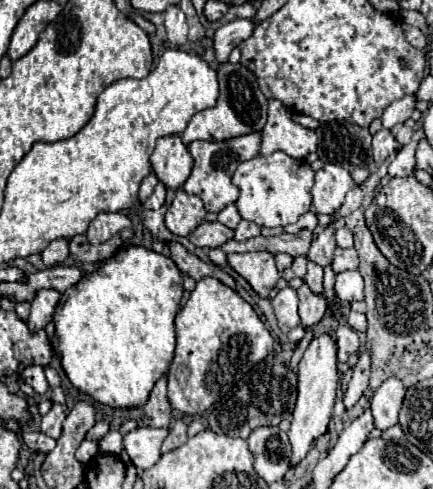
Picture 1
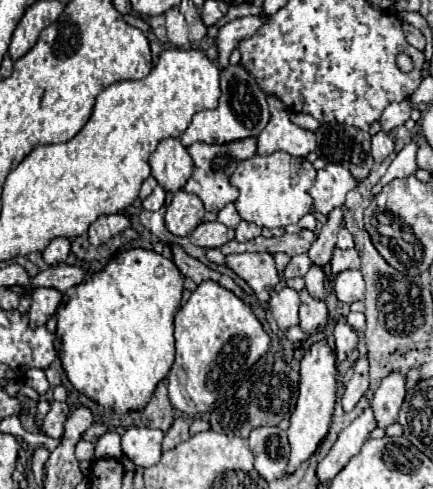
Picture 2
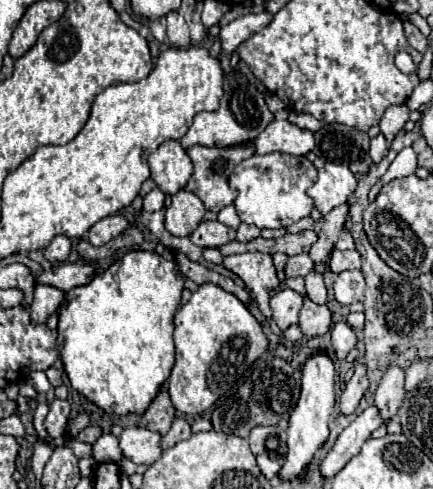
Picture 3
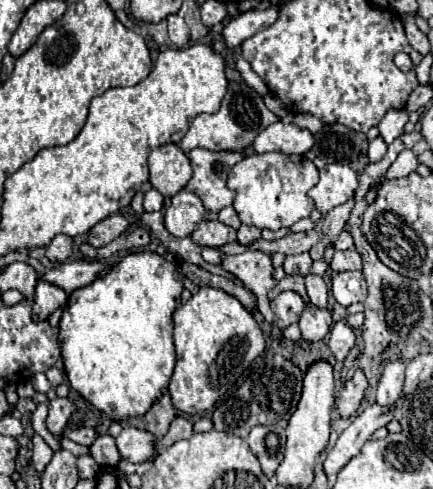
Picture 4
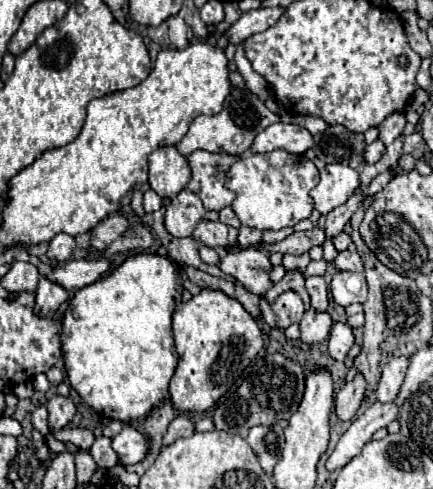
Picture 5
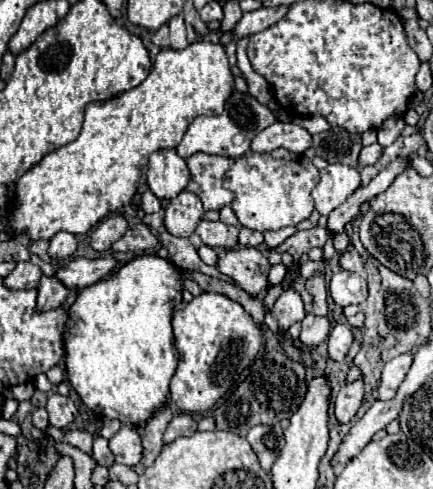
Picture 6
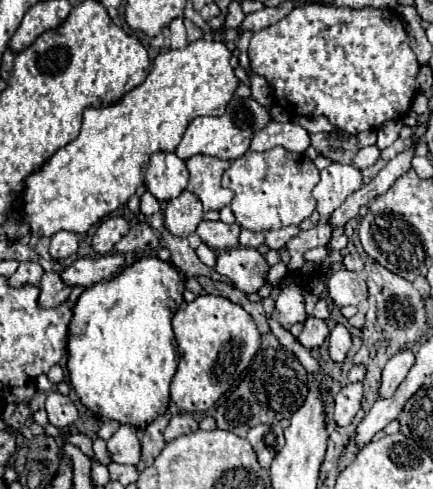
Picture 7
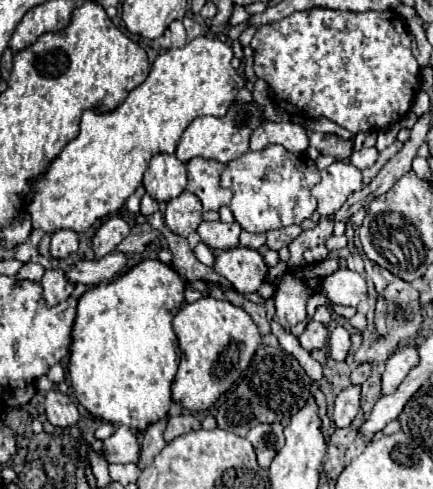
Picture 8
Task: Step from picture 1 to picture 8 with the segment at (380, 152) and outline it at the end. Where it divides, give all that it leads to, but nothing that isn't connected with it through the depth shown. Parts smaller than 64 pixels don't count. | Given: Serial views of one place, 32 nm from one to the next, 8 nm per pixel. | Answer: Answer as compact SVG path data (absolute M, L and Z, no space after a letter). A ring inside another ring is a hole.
M362 148L362 150L352 154L350 164L354 164L358 170L364 170L364 168L372 166L376 162L376 158L378 158L378 150L376 148Z

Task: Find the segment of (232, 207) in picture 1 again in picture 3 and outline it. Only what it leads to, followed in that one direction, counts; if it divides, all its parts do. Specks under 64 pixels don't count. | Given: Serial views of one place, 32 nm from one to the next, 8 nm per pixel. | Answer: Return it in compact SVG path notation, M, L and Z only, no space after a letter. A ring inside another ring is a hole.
M232 204L220 210L218 220L220 220L222 224L230 226L230 228L238 228L238 224L240 224L240 218L238 218L238 214L236 214L236 210L234 210L234 206L232 206Z

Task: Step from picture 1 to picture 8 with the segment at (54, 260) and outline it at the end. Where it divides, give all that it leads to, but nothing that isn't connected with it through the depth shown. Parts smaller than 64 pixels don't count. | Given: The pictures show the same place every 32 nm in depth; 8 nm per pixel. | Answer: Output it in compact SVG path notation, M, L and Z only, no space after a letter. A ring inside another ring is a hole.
M58 230L52 234L50 256L52 258L68 258L78 250L78 234L72 230Z

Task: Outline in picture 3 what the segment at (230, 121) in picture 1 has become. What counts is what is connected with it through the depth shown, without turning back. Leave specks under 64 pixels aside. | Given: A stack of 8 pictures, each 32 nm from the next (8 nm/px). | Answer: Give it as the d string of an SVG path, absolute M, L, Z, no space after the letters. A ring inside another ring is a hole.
M234 68L232 74L224 74L224 96L220 98L220 108L214 112L196 114L192 126L182 136L180 144L186 150L192 148L194 144L202 144L202 146L242 144L242 142L254 140L272 122L272 118L274 116L264 102L264 94L238 68Z

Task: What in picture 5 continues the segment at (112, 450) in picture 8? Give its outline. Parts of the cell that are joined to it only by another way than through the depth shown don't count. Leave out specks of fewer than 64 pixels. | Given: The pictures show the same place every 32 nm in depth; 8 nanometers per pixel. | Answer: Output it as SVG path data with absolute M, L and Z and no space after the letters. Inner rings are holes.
M126 424L122 428L122 432L116 438L112 438L112 446L114 446L114 450L116 450L116 454L118 454L122 464L138 464L150 452L146 434L138 432L130 424Z

